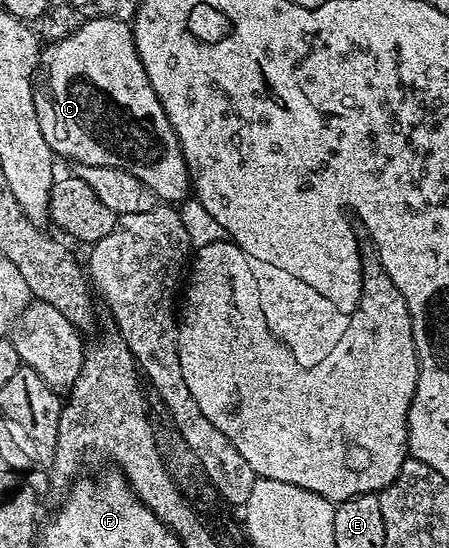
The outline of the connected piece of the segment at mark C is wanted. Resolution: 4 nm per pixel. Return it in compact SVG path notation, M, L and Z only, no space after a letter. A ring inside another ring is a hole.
M95 17L83 21L68 37L45 44L34 88L38 127L42 127L42 135L46 135L46 143L50 143L57 158L69 157L77 166L118 167L130 171L130 175L142 179L164 203L180 203L189 196L190 178L180 140L174 135L174 127L170 127L170 119L158 95L154 95L154 87L150 87L150 79L146 79L146 67L142 67L142 59L138 59L129 22Z

